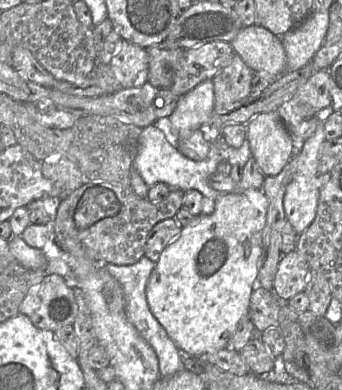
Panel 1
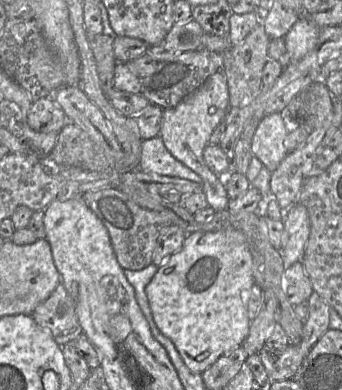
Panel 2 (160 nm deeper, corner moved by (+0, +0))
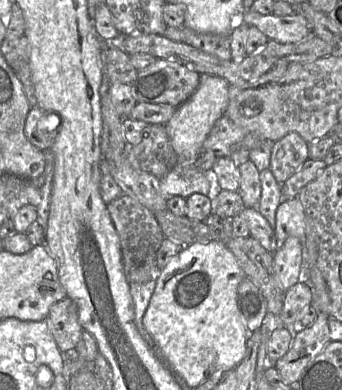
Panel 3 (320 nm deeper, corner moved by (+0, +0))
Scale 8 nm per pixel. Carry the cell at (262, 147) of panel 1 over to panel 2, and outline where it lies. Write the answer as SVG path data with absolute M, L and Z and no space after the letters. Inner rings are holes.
M275 113L263 118L253 135L251 151L270 172L275 171L288 154L284 145L287 134L283 116Z

